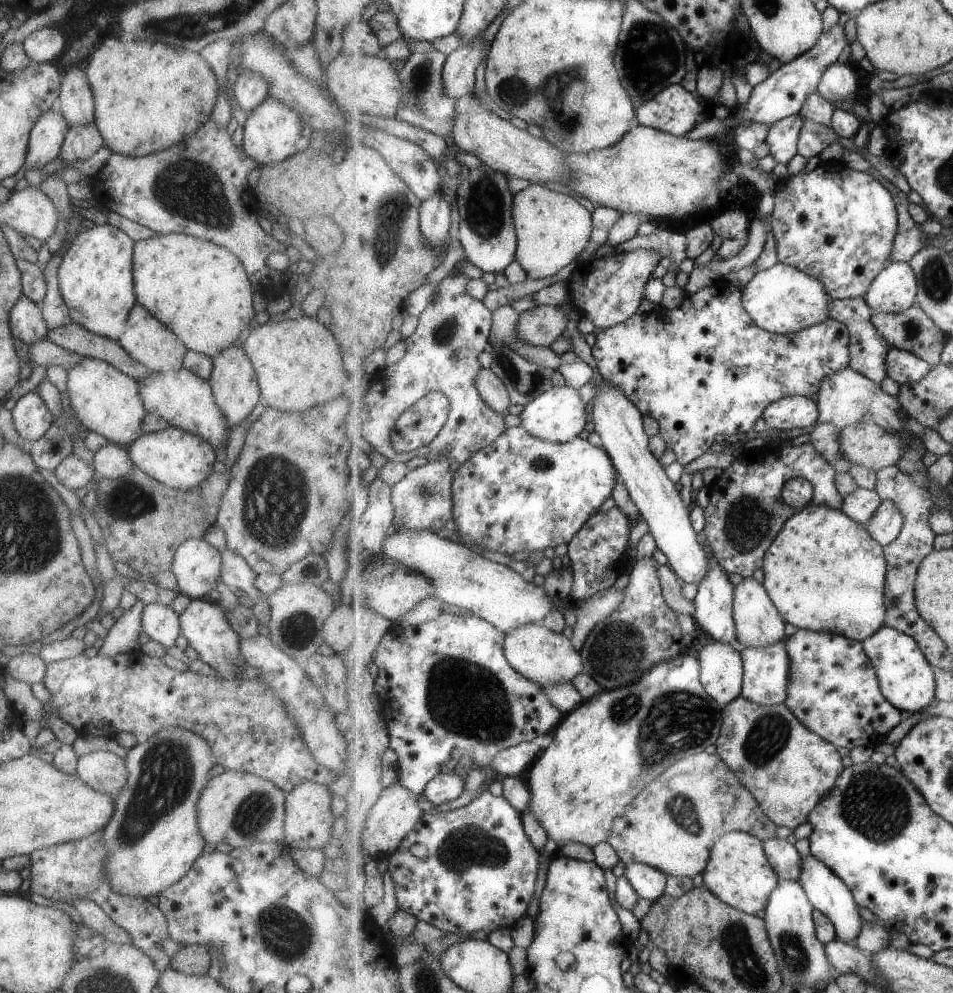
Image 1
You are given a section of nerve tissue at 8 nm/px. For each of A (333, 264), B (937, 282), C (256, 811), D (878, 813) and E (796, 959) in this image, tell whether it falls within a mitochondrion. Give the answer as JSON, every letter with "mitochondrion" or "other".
{"A":"other","B":"mitochondrion","C":"mitochondrion","D":"mitochondrion","E":"mitochondrion"}

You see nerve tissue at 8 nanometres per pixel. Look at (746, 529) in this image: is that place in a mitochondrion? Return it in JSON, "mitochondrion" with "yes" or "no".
{"mitochondrion":"yes"}

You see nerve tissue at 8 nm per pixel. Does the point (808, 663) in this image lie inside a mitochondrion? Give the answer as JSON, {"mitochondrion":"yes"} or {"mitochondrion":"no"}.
{"mitochondrion":"no"}

